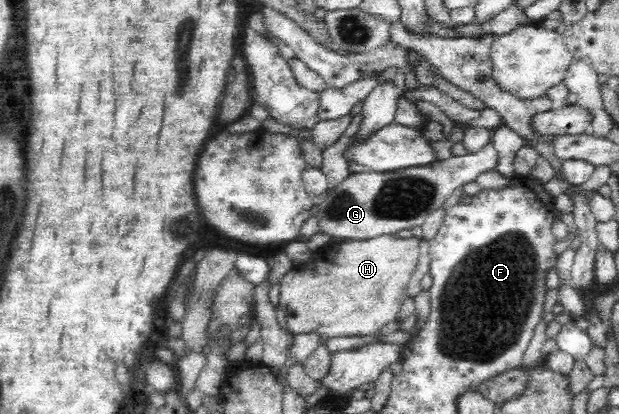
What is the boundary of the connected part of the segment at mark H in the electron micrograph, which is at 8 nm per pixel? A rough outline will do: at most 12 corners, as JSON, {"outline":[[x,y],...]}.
{"outline":[[419,241],[331,243],[279,285],[289,334],[375,335]]}

